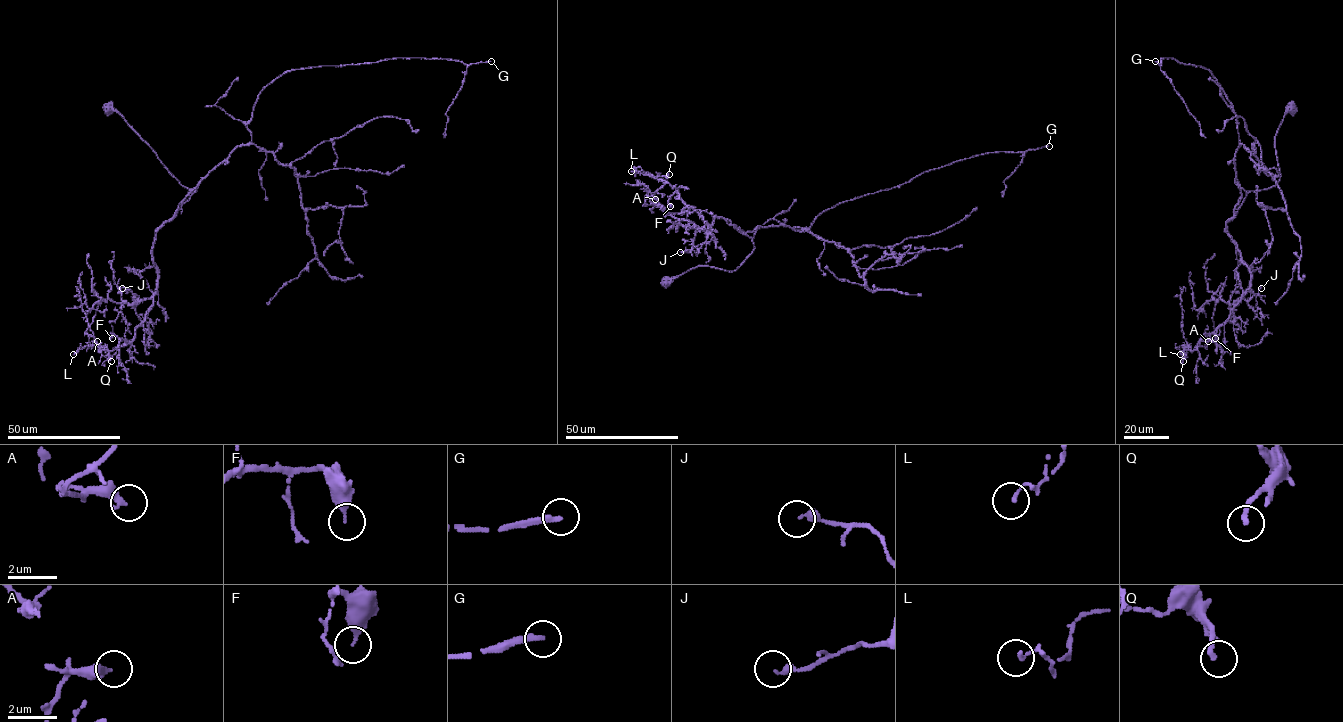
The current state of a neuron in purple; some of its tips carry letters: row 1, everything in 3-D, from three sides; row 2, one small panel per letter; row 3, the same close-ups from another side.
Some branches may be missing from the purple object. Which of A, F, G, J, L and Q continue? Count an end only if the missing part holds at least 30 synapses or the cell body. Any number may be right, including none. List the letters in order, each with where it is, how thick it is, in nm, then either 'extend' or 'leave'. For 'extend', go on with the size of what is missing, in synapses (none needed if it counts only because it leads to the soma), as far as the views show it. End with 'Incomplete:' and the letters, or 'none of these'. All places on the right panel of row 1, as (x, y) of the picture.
A: (1208, 341) | 320 nm | leave
F: (1215, 338) | 260 nm | leave
G: (1155, 61) | 220 nm | extend | 45 syn
J: (1261, 288) | 280 nm | leave
L: (1180, 354) | 140 nm | leave
Q: (1183, 361) | 190 nm | leave
Incomplete: G

